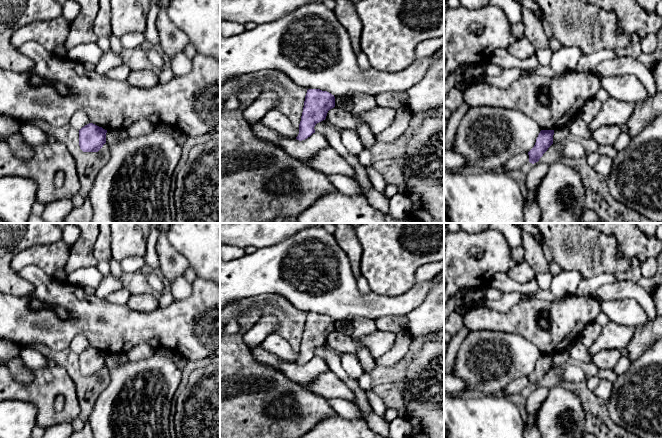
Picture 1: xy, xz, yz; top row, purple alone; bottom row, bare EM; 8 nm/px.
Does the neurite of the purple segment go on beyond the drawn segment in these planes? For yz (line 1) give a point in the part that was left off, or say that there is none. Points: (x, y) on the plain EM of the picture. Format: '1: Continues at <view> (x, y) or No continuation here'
1: No continuation here

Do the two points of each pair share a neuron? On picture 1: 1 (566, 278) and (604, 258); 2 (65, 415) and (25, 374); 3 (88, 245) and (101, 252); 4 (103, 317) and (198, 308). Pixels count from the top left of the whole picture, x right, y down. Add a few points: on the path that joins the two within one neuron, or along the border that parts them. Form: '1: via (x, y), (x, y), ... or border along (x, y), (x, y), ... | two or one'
1: border along (564, 269), (577, 270), (584, 278) | two
2: border along (10, 371), (20, 382), (30, 382), (33, 379) | two
3: border along (99, 233), (93, 249), (93, 256), (96, 260) | two
4: via (127, 322), (174, 322) | one

